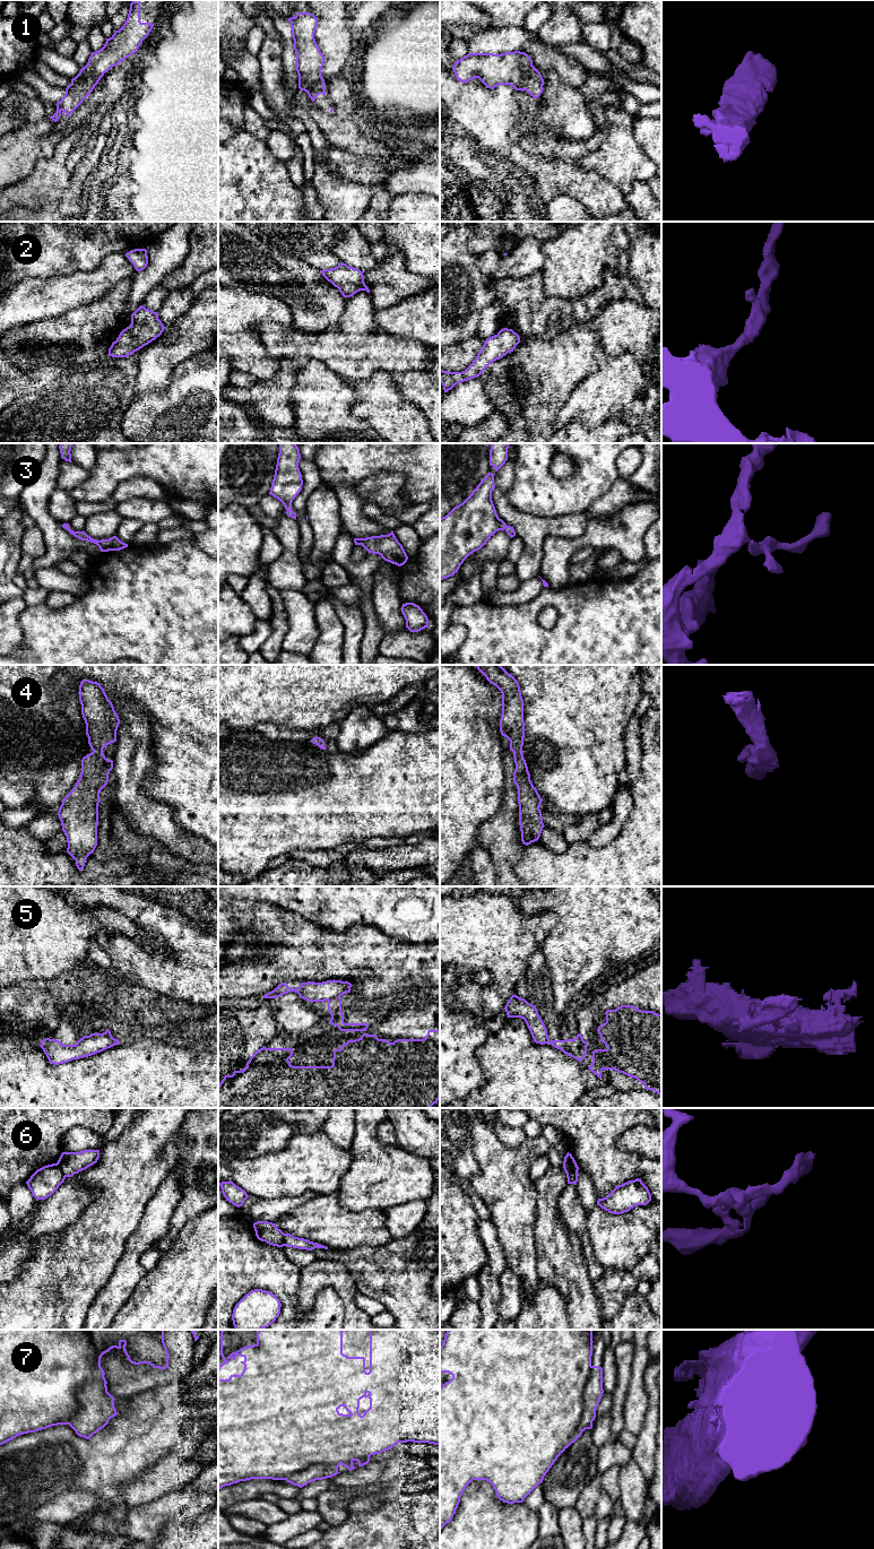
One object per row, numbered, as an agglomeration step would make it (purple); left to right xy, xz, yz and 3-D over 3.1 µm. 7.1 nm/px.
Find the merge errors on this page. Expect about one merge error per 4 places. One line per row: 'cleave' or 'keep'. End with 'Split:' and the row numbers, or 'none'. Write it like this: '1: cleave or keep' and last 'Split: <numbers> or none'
1: keep
2: keep
3: keep
4: keep
5: cleave
6: cleave
7: cleave
Split: 5, 6, 7

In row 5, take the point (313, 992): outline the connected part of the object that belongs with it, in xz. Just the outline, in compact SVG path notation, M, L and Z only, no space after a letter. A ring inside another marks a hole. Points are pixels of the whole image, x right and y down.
M327 980L322 983L302 983L297 988L291 988L286 983L279 984L274 990L263 995L265 998L276 998L284 994L295 992L300 998L313 1002L324 1002L351 993L352 984L341 980Z

